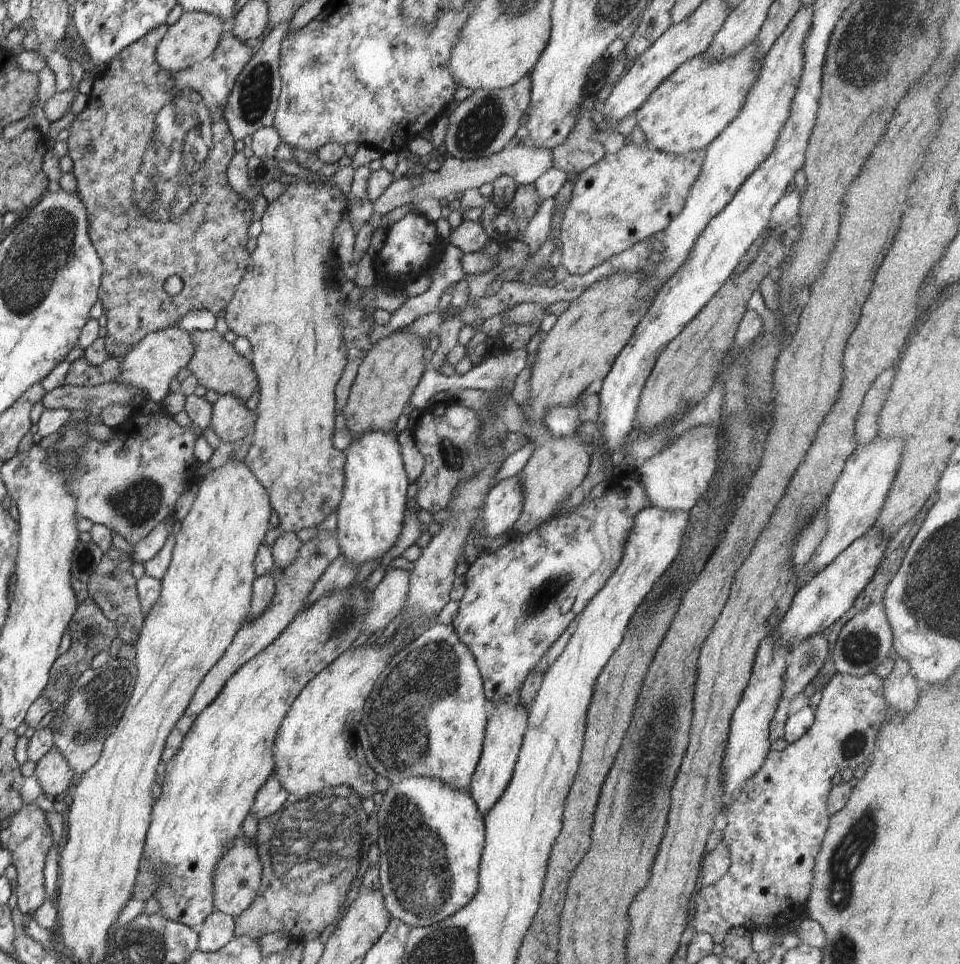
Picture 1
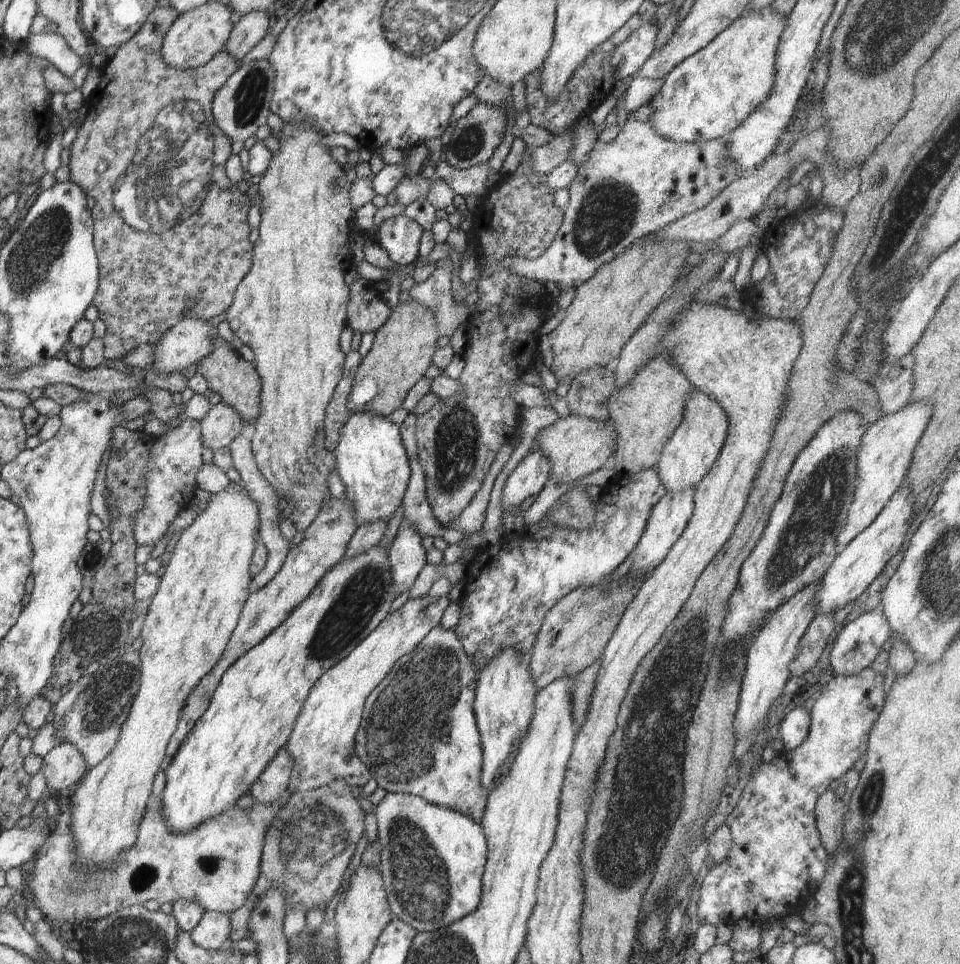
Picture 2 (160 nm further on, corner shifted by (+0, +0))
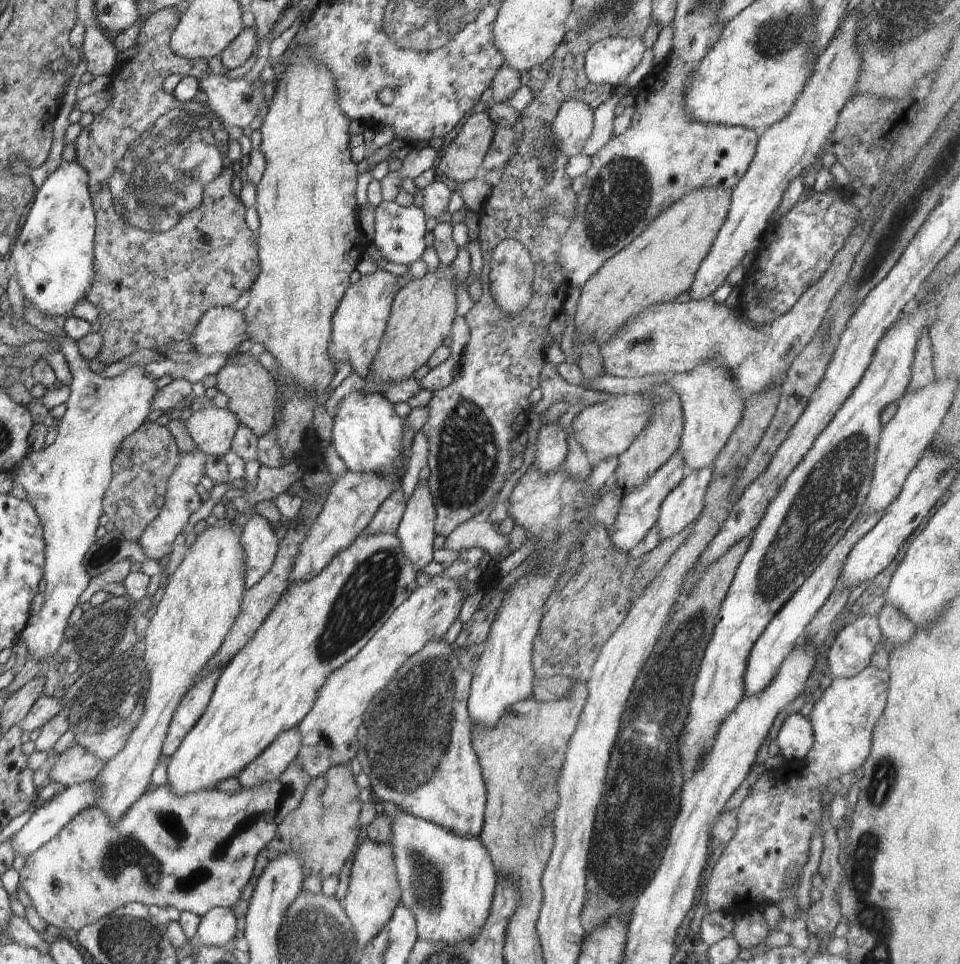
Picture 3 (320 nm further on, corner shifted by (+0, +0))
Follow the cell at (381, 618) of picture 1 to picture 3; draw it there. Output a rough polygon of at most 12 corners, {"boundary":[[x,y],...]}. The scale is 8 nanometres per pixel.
{"boundary":[[419,479],[395,530],[418,572],[433,562],[436,517]]}

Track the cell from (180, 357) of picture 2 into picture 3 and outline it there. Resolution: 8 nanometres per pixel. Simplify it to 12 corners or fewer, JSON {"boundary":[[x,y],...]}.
{"boundary":[[207,310],[188,341],[201,355],[230,355],[248,338],[242,311]]}

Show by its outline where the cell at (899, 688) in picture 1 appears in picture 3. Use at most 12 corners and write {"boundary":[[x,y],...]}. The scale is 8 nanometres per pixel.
{"boundary":[[892,603],[877,615],[895,645],[912,638],[915,624]]}

